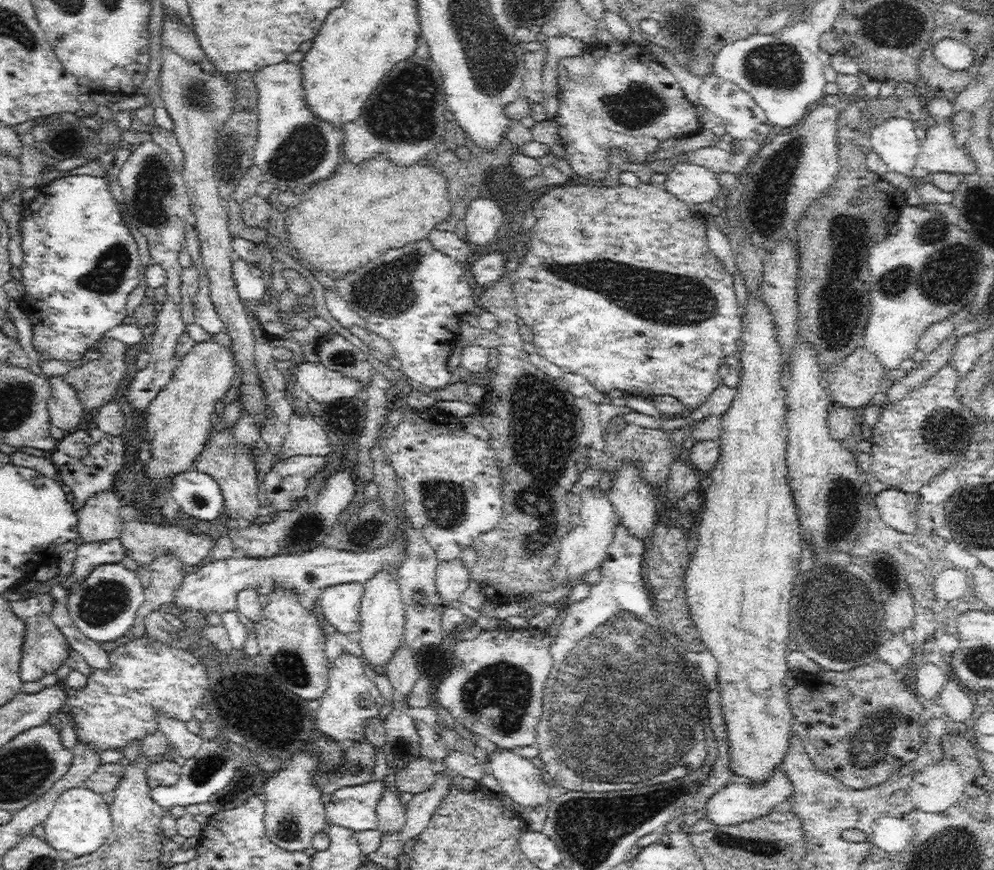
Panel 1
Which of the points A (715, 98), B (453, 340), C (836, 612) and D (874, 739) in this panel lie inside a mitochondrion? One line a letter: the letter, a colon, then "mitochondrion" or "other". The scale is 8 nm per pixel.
A: other
B: other
C: mitochondrion
D: mitochondrion

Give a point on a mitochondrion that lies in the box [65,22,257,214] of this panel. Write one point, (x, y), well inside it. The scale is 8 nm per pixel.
(196, 96)

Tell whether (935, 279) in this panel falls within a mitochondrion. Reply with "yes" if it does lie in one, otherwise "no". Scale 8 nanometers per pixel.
yes

